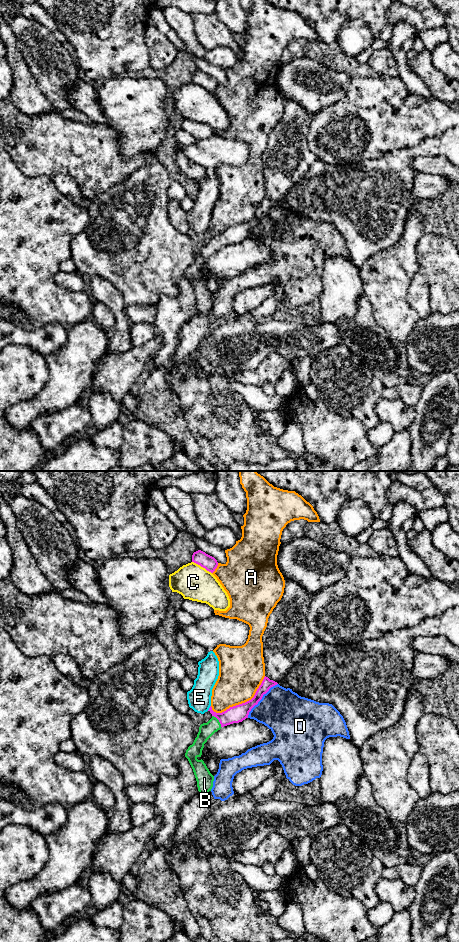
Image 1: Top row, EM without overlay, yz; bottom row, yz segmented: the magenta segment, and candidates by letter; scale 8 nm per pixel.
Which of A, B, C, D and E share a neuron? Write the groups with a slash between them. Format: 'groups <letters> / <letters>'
groups A / B / C / D / E

